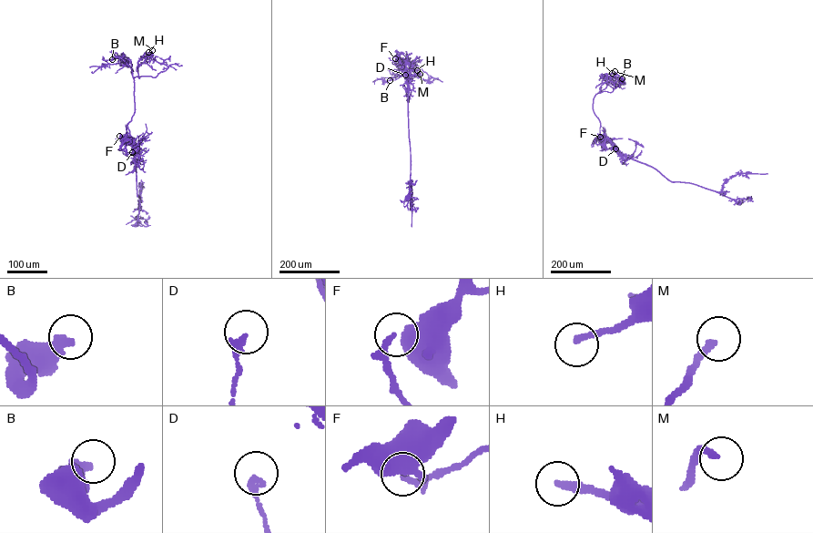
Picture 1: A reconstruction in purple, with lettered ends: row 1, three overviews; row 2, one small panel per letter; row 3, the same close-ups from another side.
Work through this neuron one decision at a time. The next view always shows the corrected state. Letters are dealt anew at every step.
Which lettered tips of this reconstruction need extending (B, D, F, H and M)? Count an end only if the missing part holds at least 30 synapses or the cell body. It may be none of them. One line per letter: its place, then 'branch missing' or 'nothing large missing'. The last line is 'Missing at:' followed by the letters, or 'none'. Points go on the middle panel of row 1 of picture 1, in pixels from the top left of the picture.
B: at (390, 80); nothing large missing
D: at (405, 75); nothing large missing
F: at (395, 58); nothing large missing
H: at (417, 70); branch missing
M: at (420, 74); branch missing
Missing at: H, M

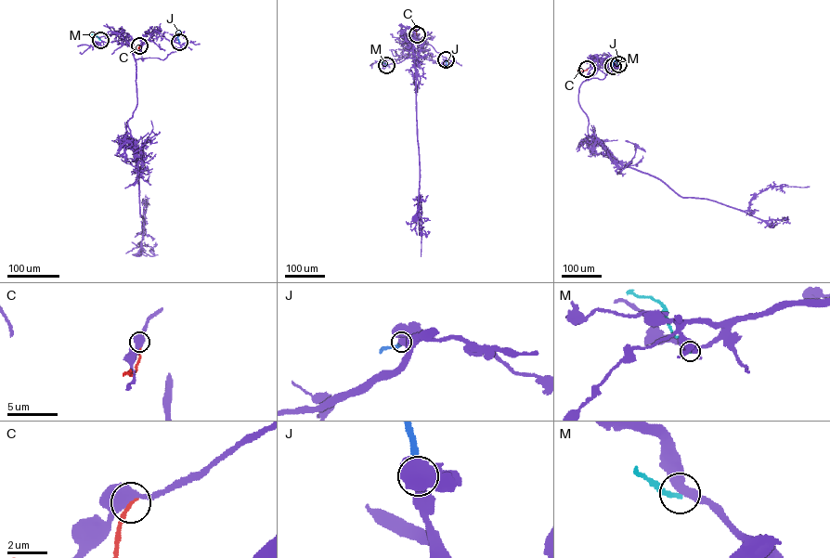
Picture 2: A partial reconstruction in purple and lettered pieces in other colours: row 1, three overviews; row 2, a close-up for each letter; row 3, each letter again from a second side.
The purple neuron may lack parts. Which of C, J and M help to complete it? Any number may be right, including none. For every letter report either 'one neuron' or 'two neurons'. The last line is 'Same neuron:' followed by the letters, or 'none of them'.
C: two neurons
J: one neuron
M: two neurons
Same neuron: J

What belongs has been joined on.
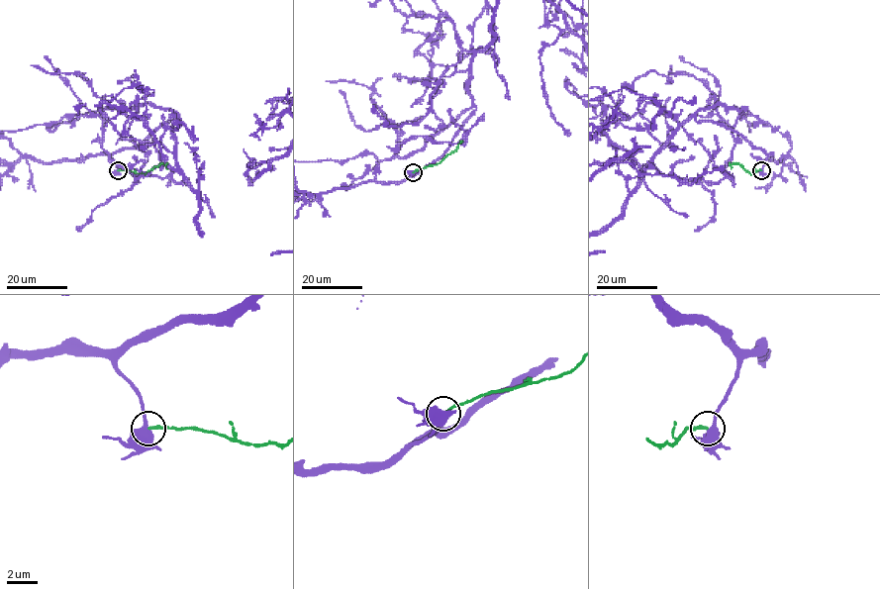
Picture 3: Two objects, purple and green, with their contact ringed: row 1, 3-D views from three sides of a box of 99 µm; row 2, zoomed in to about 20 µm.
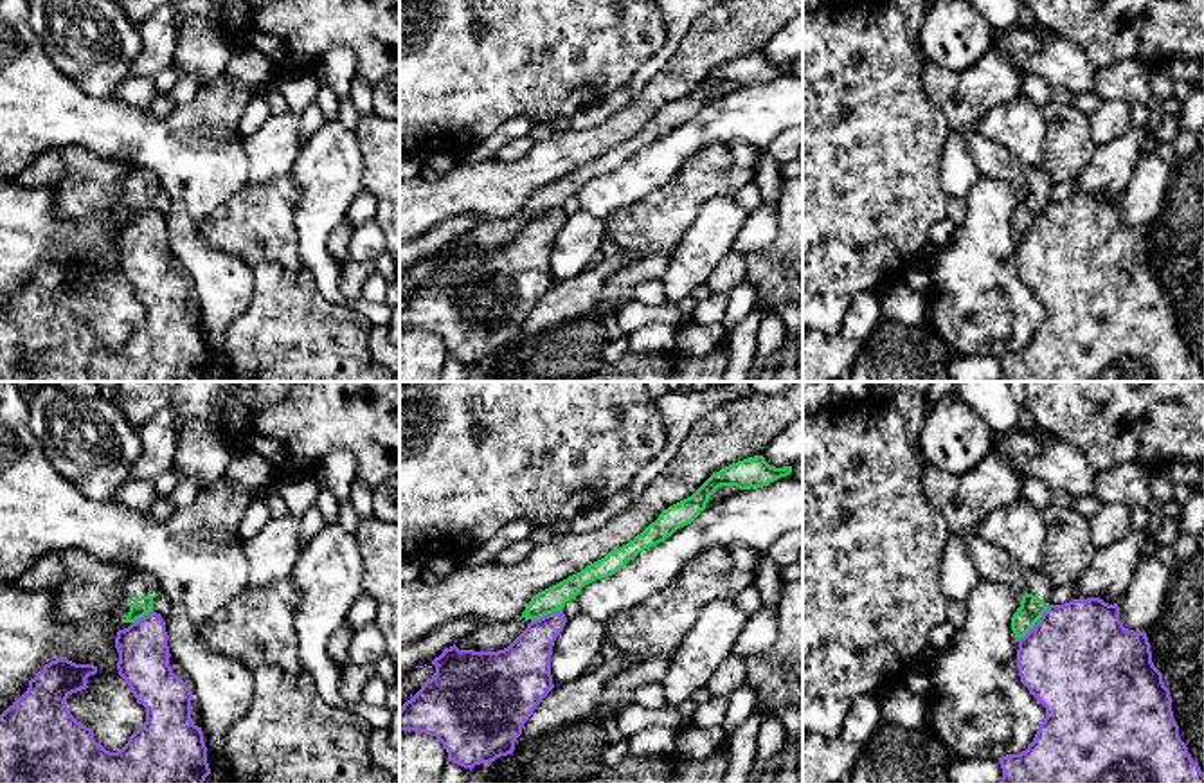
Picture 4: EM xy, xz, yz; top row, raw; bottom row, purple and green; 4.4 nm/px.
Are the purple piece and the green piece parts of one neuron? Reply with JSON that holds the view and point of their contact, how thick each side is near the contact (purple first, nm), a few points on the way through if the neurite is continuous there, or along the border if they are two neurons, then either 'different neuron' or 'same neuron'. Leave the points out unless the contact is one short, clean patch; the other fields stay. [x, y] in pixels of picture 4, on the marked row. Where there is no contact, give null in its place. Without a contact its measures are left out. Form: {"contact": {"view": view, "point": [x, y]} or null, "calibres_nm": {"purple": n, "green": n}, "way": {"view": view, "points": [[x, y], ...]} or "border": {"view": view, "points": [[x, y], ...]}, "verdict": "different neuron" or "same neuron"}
{"contact": {"view": "yz", "point": [1035, 623]}, "calibres_nm": {"purple": 500, "green": 110}, "border": {"view": "yz", "points": [[1050, 605], [1019, 639]]}, "verdict": "different neuron"}

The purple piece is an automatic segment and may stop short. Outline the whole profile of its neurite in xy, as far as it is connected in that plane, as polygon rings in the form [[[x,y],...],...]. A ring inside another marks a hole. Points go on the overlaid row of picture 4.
[[[149,612],[119,630],[115,637],[119,652],[117,670],[130,686],[133,697],[146,707],[146,722],[130,736],[128,743],[110,752],[94,740],[90,727],[77,722],[68,707],[67,698],[72,693],[86,689],[86,679],[97,673],[94,664],[76,664],[67,657],[58,657],[43,666],[29,680],[27,691],[0,715],[0,783],[203,783],[211,774],[207,763],[207,747],[202,727],[191,720],[193,693],[169,666],[169,646],[166,621],[160,614]]]

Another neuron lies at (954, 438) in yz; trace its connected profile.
[[[947,392],[929,405],[920,443],[929,463],[943,472],[961,475],[984,459],[995,436],[972,407]]]

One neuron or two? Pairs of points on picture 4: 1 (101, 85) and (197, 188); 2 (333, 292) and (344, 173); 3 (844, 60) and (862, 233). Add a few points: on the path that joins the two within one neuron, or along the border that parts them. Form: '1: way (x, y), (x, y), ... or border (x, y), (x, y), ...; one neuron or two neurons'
1: border (69, 80), (94, 98), (108, 98); two neurons
2: way (321, 263), (317, 260), (317, 213), (324, 202); one neuron
3: way (852, 103), (855, 110), (855, 189); one neuron

